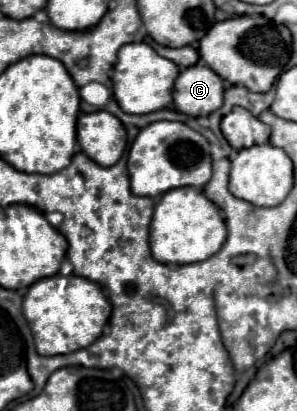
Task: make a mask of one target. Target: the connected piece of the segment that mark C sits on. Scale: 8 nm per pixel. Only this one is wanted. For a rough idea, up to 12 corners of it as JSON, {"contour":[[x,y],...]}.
{"contour":[[204,63],[180,71],[174,107],[198,117],[222,107],[222,79]]}

